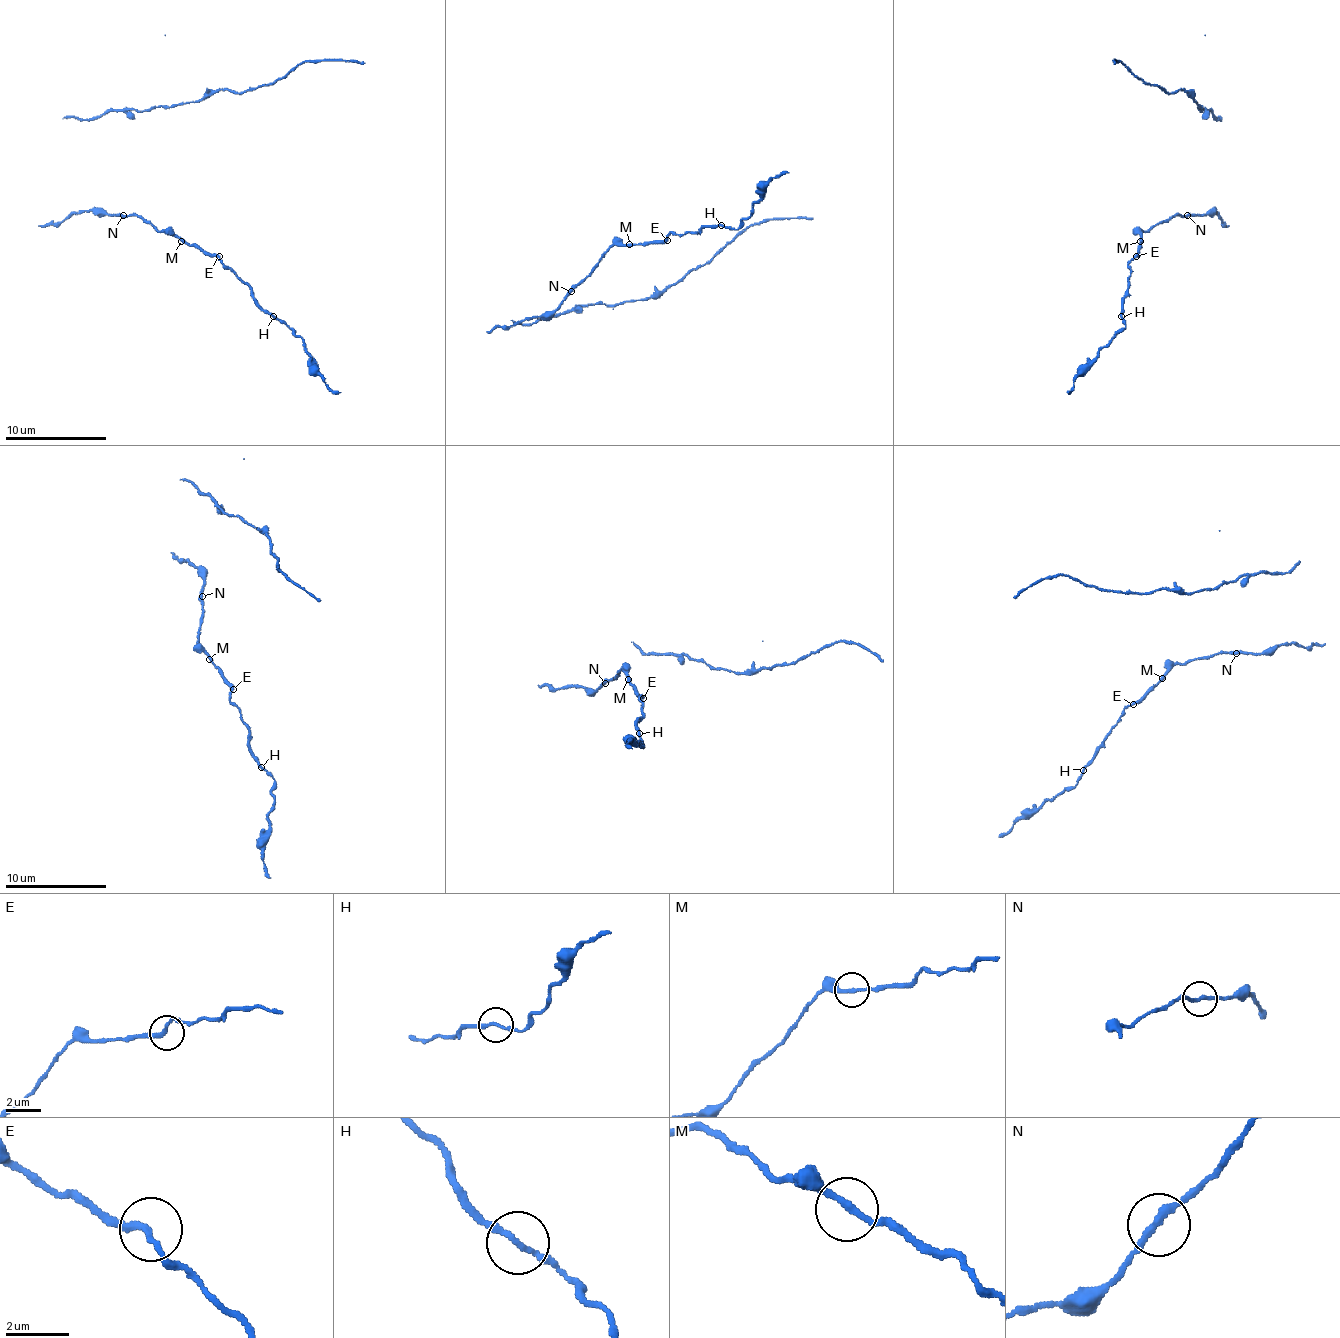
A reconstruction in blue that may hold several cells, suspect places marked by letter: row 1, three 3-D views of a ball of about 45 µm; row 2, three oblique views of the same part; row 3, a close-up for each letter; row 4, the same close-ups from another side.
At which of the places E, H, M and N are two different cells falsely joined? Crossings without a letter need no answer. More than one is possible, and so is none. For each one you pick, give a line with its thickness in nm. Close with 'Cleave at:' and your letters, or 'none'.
N: calibre 220 nm
Cleave at: N

